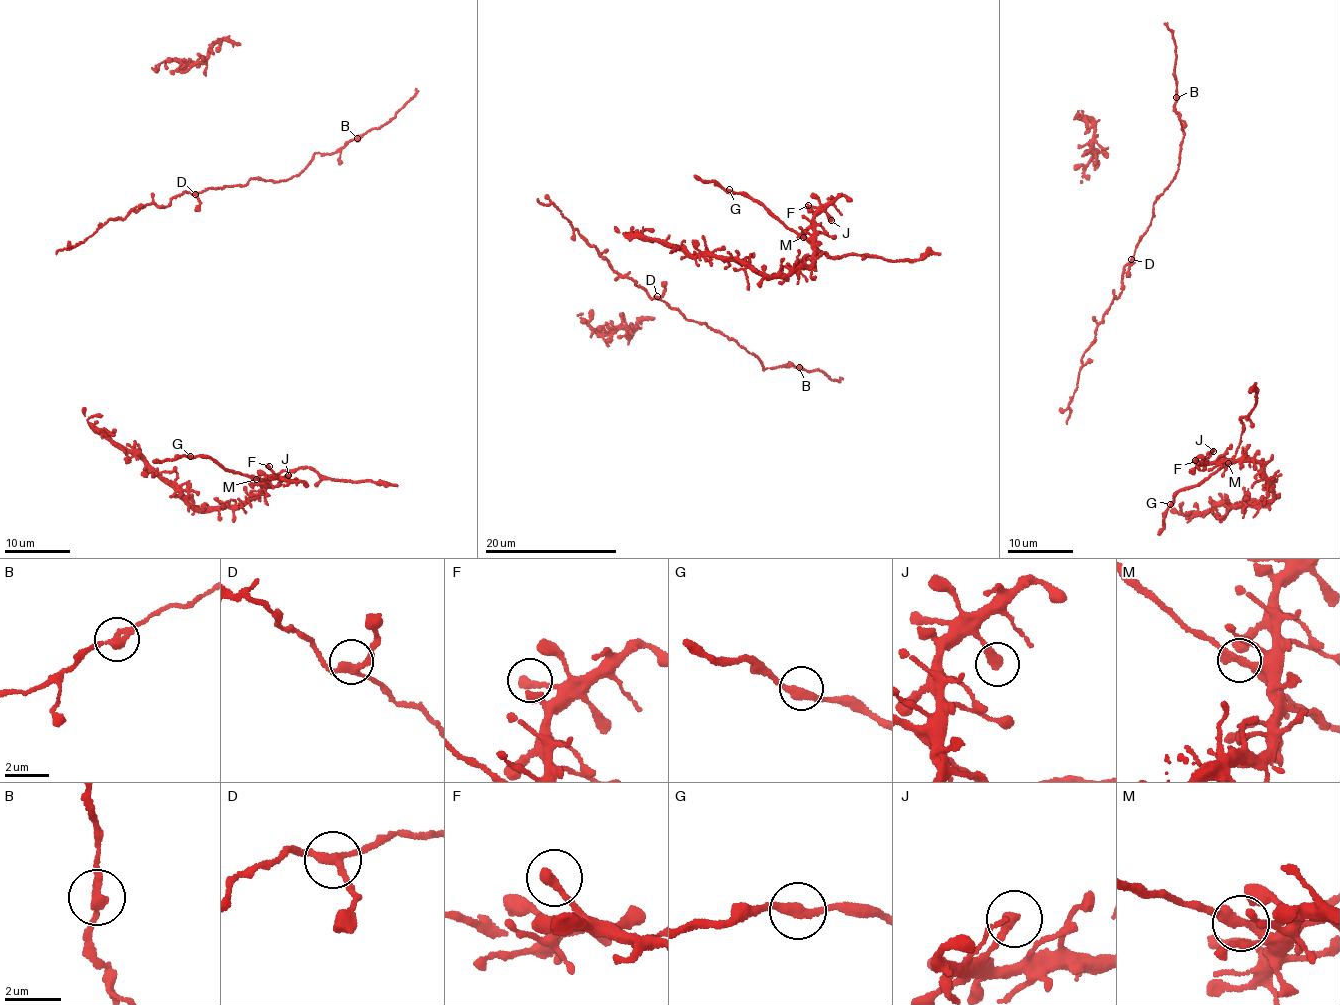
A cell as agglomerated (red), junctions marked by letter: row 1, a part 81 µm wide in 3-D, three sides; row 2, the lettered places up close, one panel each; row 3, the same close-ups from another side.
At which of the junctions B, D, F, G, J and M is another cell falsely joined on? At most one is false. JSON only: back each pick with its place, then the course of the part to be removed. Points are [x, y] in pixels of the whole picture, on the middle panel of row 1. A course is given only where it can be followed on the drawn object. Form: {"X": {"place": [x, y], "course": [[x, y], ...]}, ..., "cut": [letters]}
{"cut": []}

